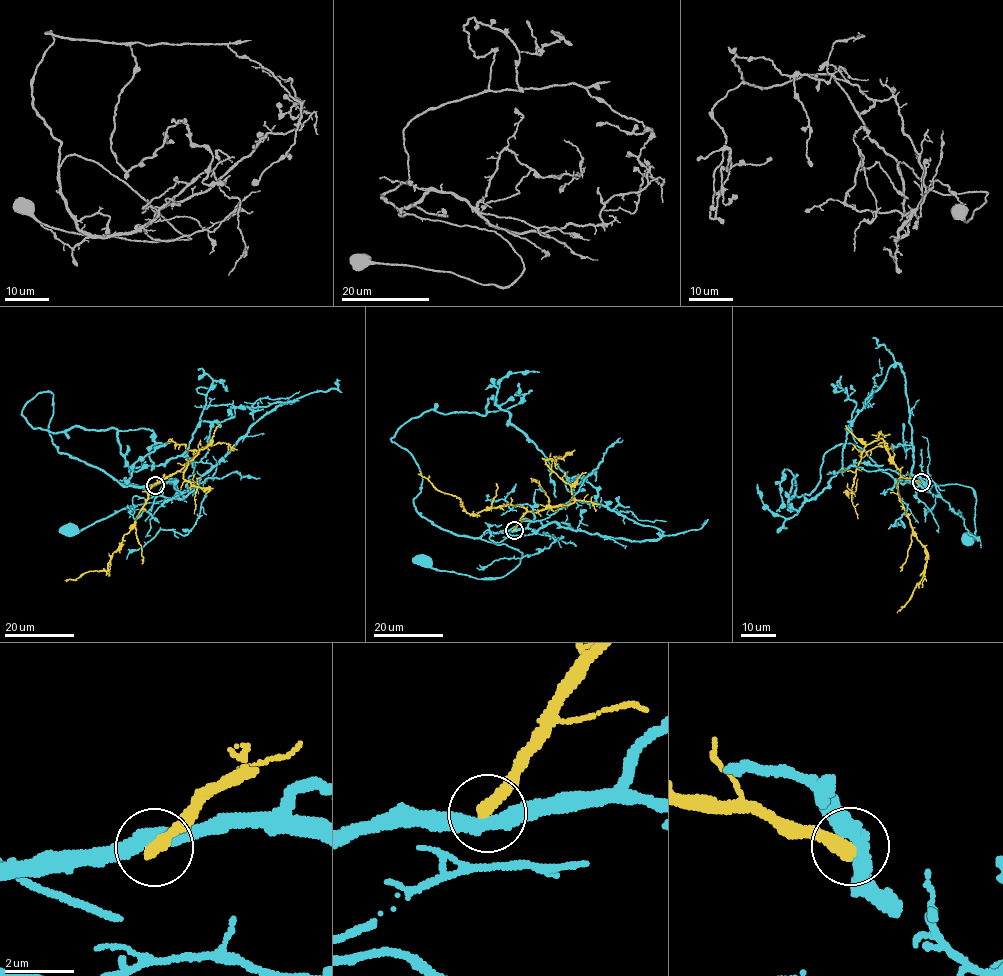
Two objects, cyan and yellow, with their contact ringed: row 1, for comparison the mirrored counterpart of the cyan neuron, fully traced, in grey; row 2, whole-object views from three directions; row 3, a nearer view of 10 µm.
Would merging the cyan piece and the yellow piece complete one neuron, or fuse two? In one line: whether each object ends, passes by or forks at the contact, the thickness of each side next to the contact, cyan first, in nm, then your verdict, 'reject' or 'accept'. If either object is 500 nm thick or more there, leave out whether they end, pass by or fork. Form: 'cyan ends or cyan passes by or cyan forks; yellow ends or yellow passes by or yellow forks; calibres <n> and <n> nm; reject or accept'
cyan passes by; yellow ends; calibres 400 and 360 nm; reject

